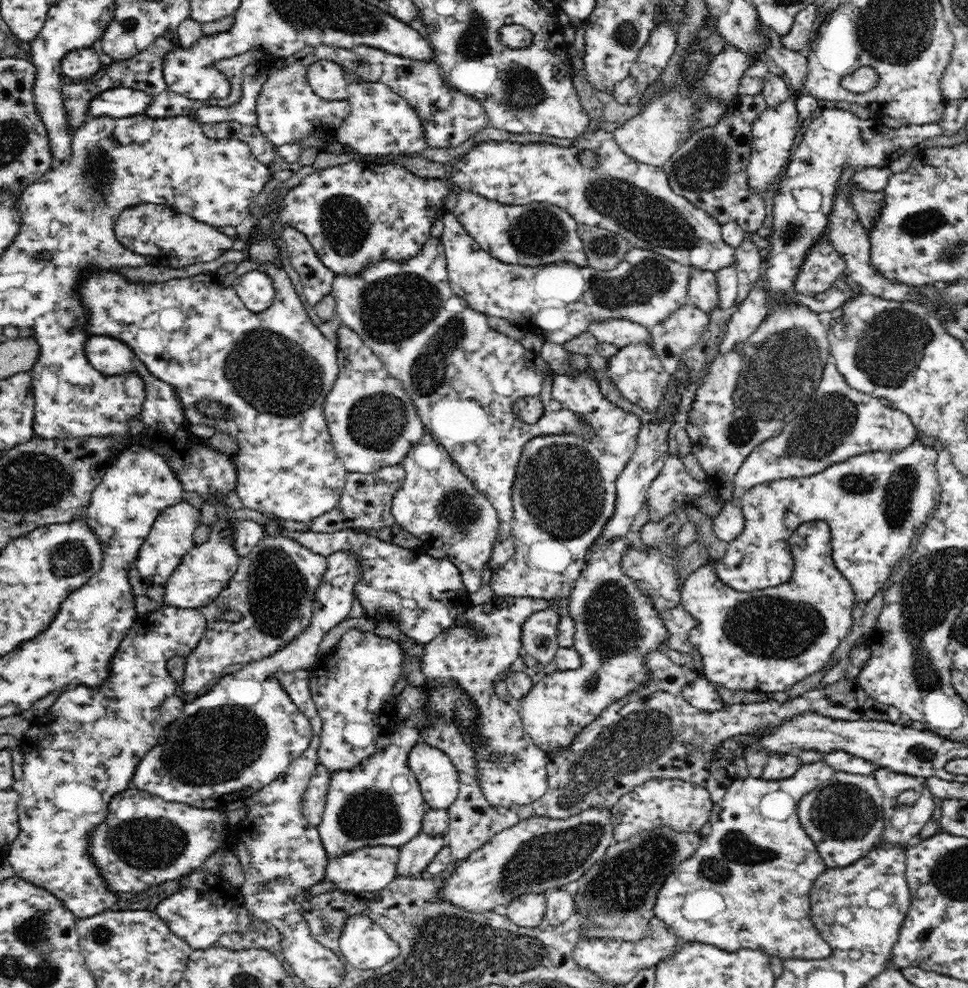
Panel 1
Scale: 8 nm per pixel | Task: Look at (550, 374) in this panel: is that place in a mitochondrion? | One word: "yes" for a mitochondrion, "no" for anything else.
no

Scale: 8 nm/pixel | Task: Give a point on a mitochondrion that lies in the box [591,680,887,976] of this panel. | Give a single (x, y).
(841, 811)

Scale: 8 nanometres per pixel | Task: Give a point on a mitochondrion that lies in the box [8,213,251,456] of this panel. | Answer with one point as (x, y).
(40, 256)

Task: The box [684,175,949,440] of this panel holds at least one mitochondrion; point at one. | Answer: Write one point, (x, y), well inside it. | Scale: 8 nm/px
(894, 341)

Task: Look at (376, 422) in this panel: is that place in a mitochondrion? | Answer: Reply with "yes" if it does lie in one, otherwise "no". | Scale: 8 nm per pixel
yes

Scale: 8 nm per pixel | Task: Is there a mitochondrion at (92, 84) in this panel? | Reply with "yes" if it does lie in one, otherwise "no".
no

